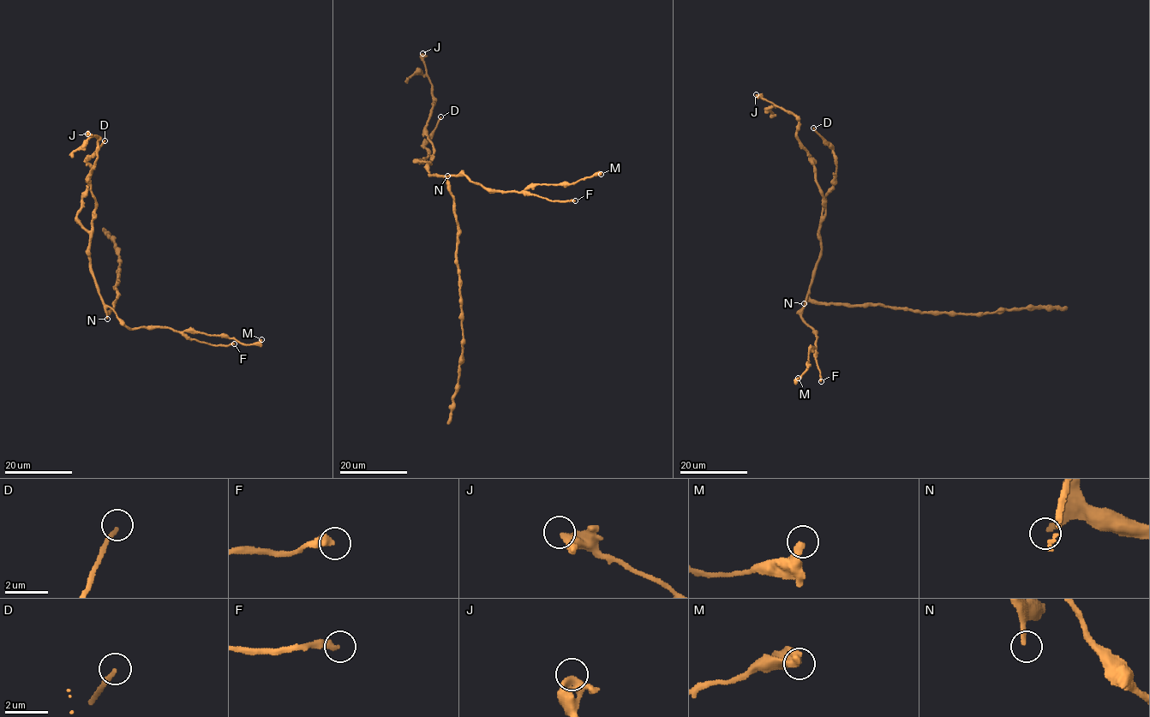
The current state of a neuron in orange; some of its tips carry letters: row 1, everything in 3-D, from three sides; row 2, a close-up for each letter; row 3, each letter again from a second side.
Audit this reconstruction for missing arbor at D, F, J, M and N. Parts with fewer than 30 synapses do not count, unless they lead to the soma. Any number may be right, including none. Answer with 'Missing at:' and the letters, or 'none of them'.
Missing at: D, N

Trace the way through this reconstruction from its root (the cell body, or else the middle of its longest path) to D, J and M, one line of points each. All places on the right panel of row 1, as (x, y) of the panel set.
D: (809, 295), (821, 253), (819, 227), (823, 204), (826, 193), (833, 186), (836, 170), (832, 146), (813, 128)
J: (809, 295), (821, 253), (819, 227), (825, 213), (825, 199), (810, 154), (797, 135), (799, 119), (756, 94)
M: (809, 295), (801, 318), (815, 333), (817, 341), (815, 349), (809, 351), (807, 370), (797, 380), (798, 378)

